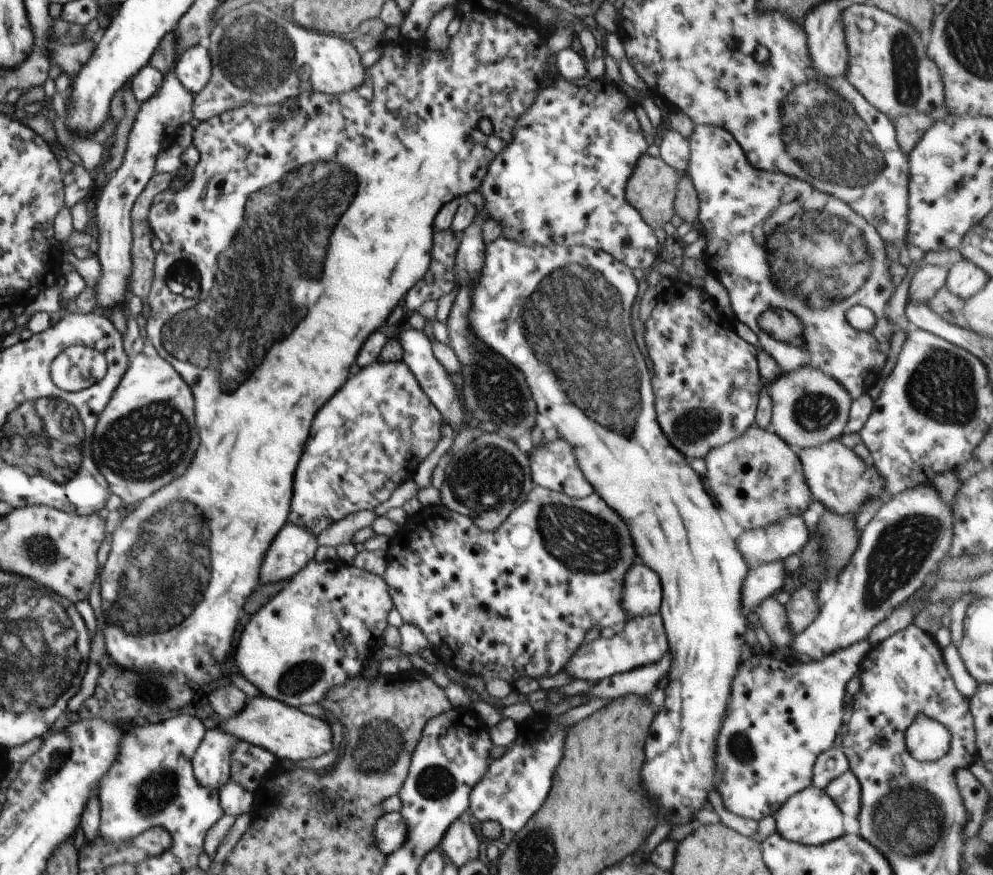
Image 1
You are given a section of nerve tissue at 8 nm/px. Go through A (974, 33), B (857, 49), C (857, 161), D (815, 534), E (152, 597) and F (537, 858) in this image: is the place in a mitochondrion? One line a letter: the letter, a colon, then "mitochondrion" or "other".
A: mitochondrion
B: other
C: mitochondrion
D: other
E: mitochondrion
F: mitochondrion

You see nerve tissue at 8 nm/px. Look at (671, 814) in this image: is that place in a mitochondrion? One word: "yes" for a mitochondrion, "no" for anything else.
no

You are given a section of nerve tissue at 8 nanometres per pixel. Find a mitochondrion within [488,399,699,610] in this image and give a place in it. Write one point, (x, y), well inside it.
(572, 536)

